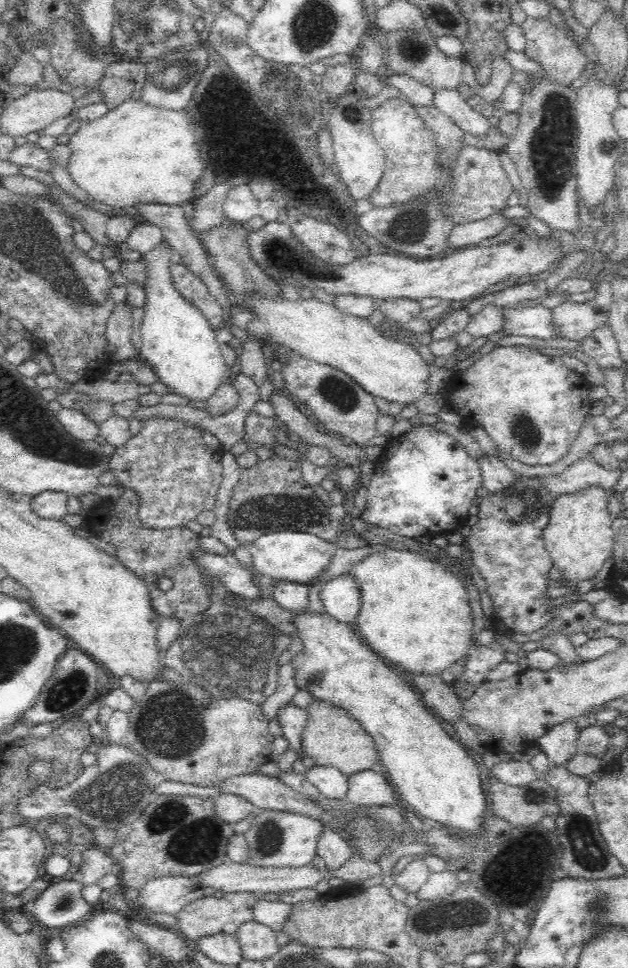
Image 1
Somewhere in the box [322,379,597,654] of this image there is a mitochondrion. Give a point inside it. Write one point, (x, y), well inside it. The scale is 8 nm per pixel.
(526, 504)

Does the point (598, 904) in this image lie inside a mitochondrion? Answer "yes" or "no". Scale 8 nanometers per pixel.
yes

